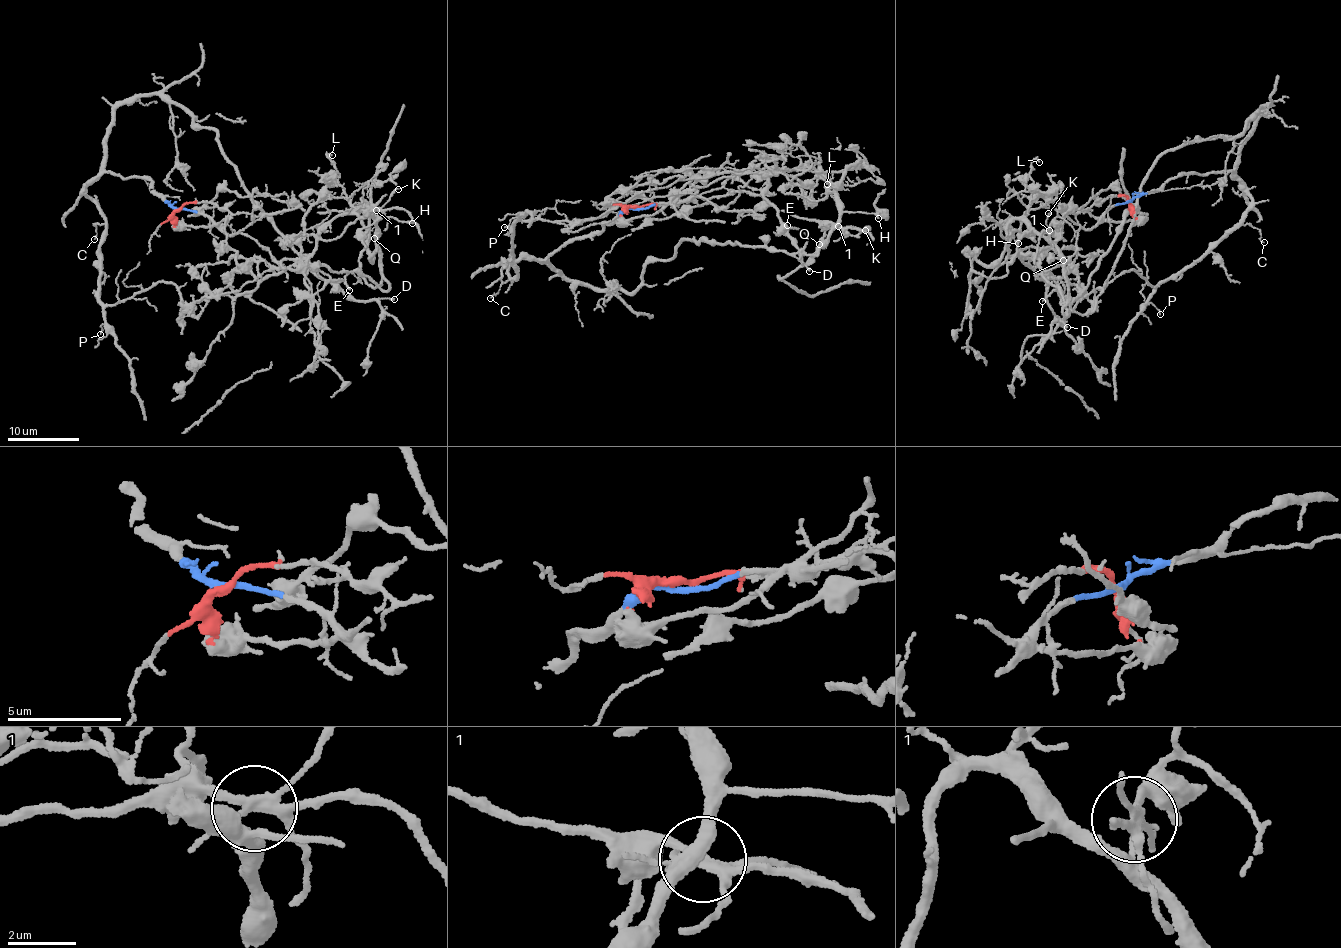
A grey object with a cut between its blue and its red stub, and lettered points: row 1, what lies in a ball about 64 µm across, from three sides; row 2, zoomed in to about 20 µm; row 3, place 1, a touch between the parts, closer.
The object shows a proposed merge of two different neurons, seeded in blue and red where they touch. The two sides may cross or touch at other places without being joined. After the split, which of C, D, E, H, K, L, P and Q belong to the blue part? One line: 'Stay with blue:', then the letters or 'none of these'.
Stay with blue: C, D, P

